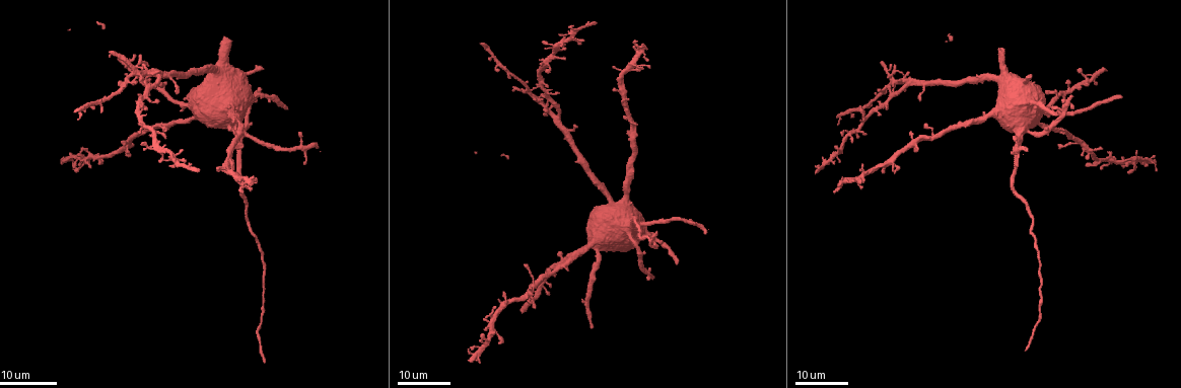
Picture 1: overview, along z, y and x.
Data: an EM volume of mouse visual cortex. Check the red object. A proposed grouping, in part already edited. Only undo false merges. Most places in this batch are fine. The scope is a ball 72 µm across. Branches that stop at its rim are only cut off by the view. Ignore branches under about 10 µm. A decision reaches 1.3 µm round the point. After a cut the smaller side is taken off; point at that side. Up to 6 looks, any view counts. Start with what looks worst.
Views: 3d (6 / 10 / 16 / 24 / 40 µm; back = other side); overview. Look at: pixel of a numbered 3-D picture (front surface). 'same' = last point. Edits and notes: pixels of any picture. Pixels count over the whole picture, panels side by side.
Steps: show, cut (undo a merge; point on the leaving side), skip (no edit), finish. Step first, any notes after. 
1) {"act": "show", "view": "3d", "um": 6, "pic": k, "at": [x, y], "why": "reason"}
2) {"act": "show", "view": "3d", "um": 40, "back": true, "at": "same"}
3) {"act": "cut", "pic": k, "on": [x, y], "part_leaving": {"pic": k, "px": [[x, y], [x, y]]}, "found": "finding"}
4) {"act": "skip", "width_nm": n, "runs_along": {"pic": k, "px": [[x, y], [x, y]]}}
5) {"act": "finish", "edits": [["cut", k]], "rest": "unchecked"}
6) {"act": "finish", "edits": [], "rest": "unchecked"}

{"act": "show", "view": "3d", "um": 24, "pic": 1, "at": [132, 73]}

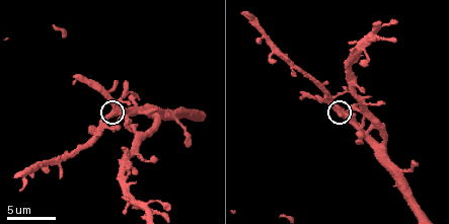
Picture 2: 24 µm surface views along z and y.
{"act": "show", "view": "3d", "um": 6, "pic": 2, "at": [341, 111]}

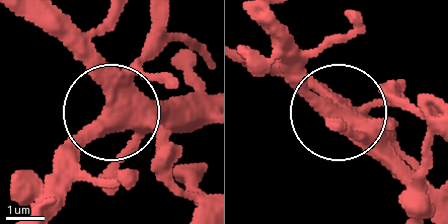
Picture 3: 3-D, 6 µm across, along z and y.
{"act": "skip", "side_arm_um": 18, "found": "all the same cell"}

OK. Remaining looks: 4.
{"act": "show", "view": "3d", "um": 10, "pic": 2, "at": [381, 145]}

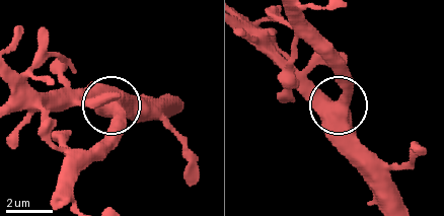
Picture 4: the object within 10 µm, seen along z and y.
{"act": "skip", "side_arm_um": 26, "found": "all the same cell"}

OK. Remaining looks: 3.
{"act": "show", "view": "3d", "um": 16, "pic": 1, "at": [673, 221], "why": "narrows sharply"}

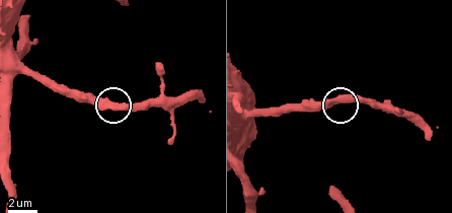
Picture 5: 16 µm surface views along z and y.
{"act": "show", "view": "3d", "um": 6, "pic": 5, "at": [107, 102]}

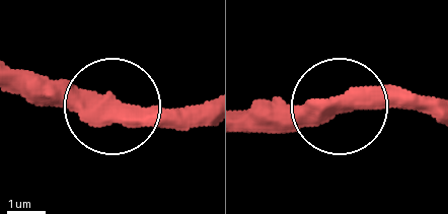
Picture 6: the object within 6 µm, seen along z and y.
{"act": "show", "view": "3d", "um": 6, "back": true, "pic": 6, "at": [341, 107]}

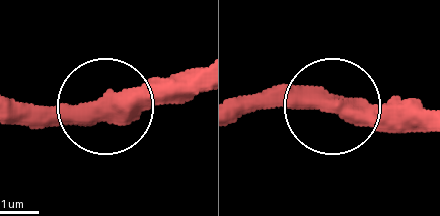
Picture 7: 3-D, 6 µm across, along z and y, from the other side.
{"act": "skip", "runs_along": {"pic": 7, "px": [[426, 127], [377, 127], [319, 108], [235, 108]]}, "found": "continuous, no second cell"}

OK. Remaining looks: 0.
{"act": "finish", "edits": [], "rest": "unchecked"}

